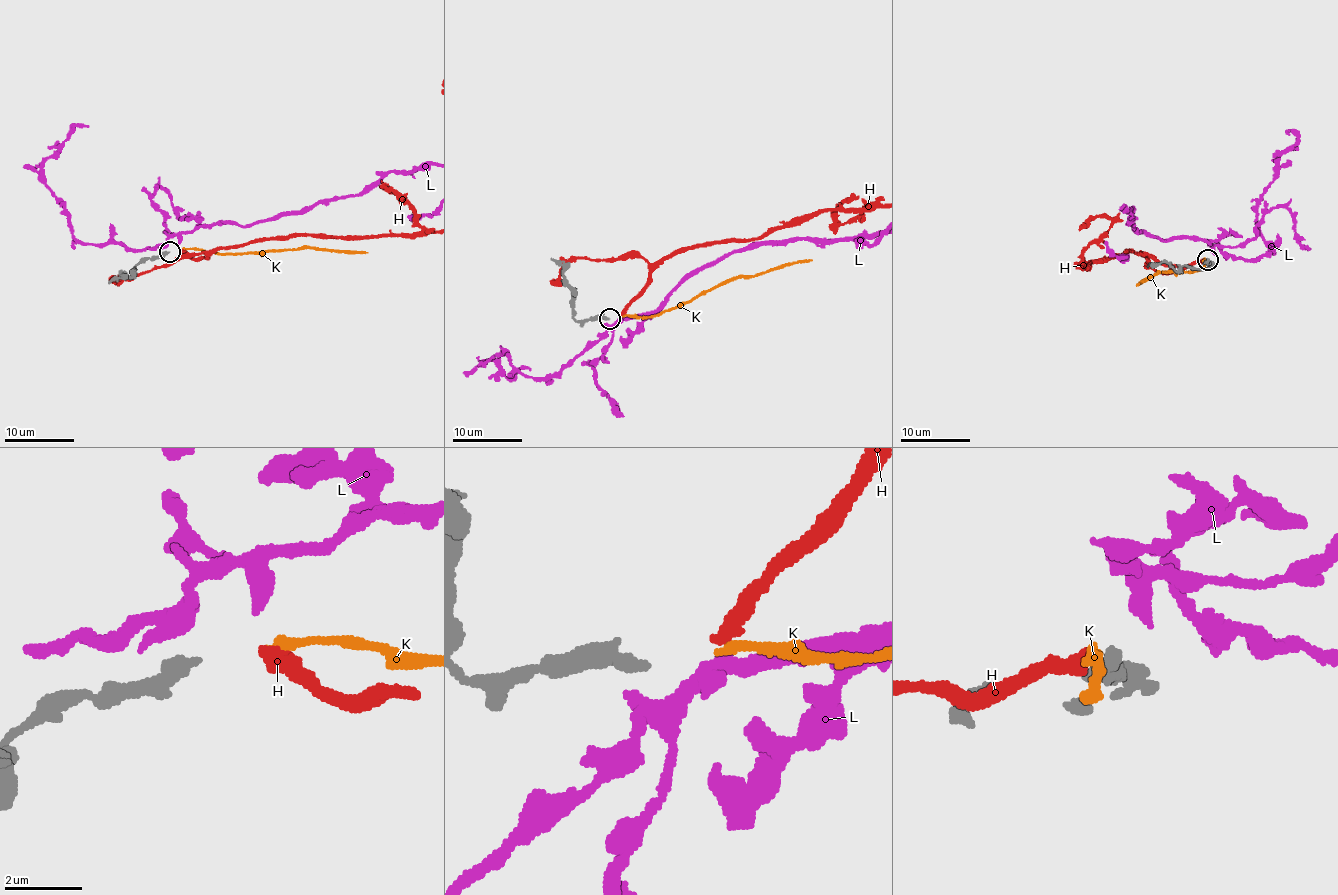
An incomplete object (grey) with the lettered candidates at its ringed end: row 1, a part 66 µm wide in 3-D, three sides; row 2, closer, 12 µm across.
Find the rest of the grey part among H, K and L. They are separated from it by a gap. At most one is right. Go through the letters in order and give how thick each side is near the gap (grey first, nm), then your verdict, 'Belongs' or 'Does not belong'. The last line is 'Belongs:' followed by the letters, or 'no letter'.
H: Thickness 360 nm (grey) against 400 nm. Does not belong
K: Thickness 360 nm (grey) against 240 nm. Does not belong
L: Thickness 360 nm (grey) against 320 nm. Belongs
Belongs: L

